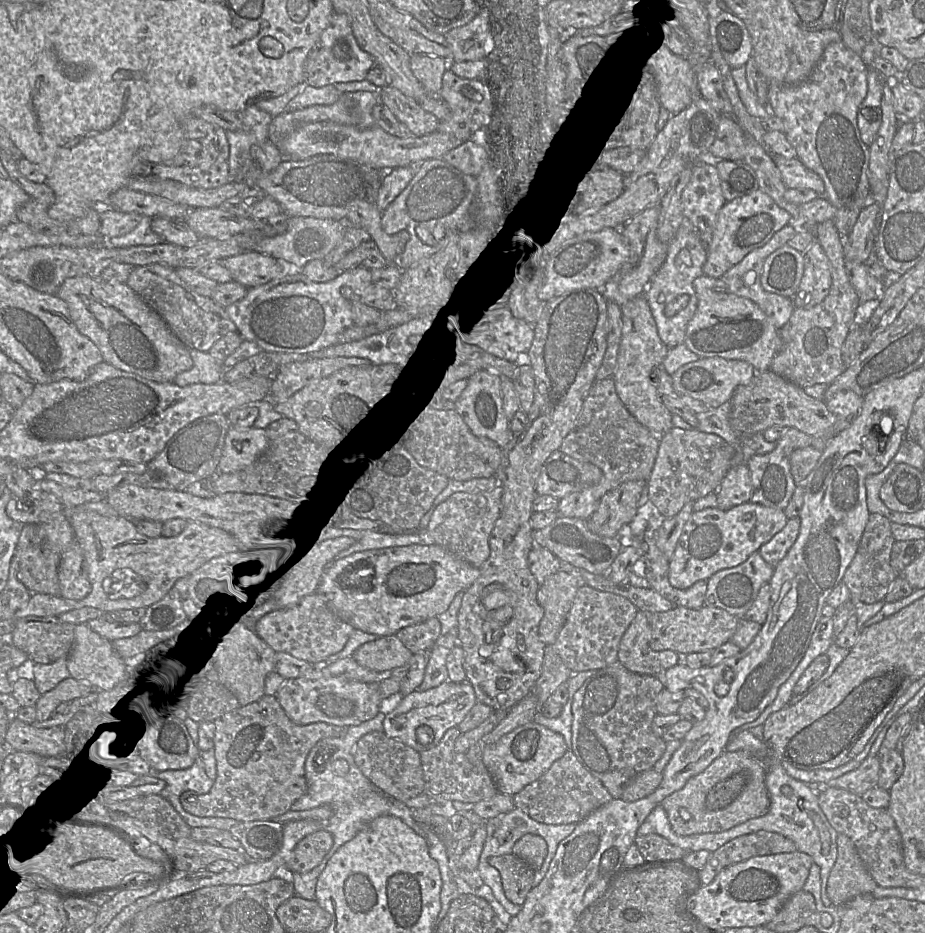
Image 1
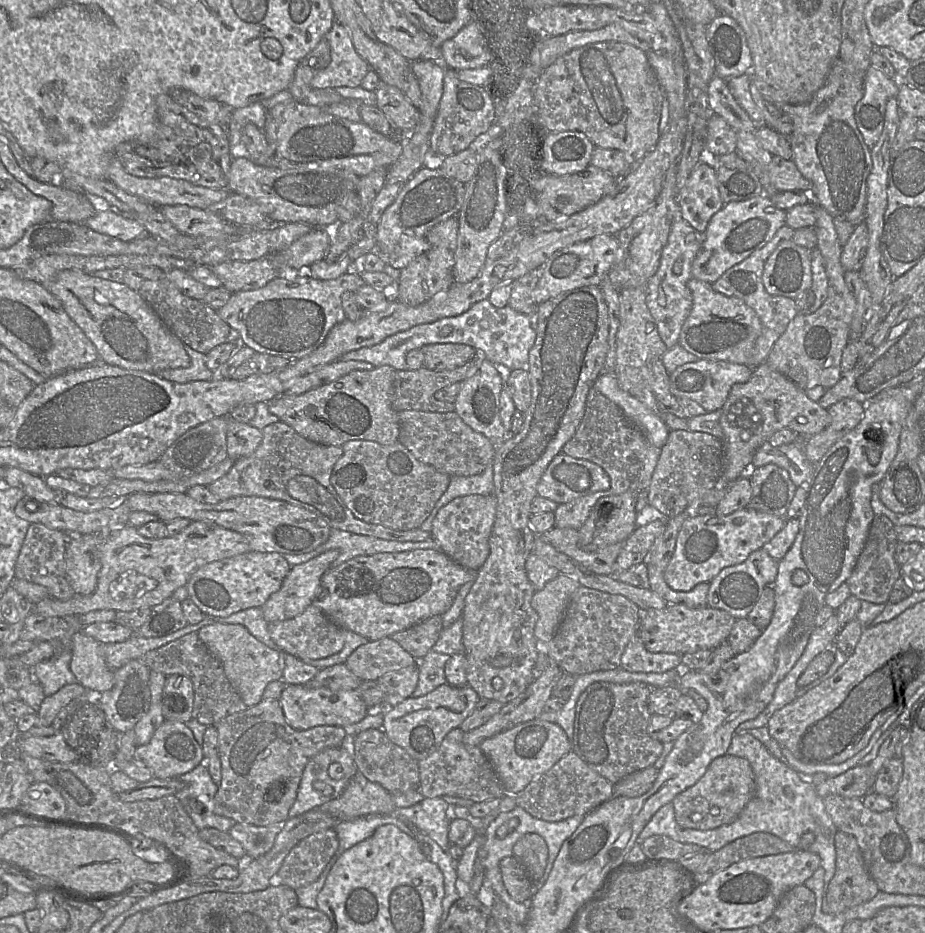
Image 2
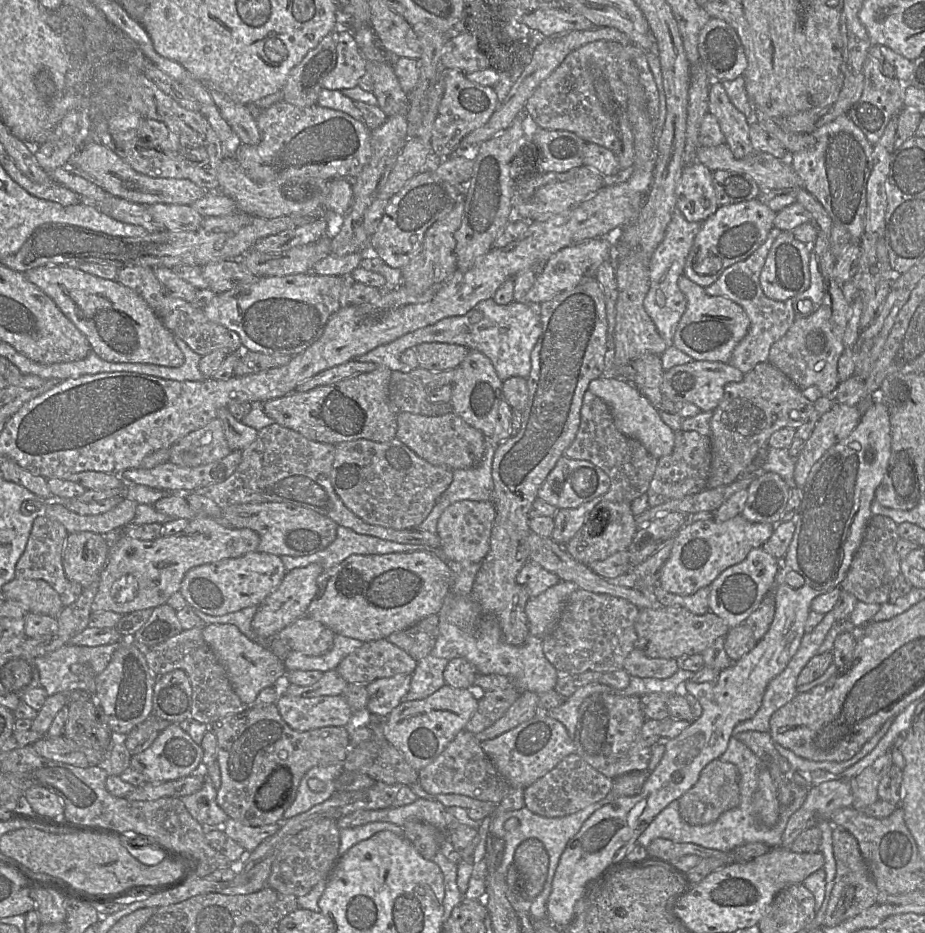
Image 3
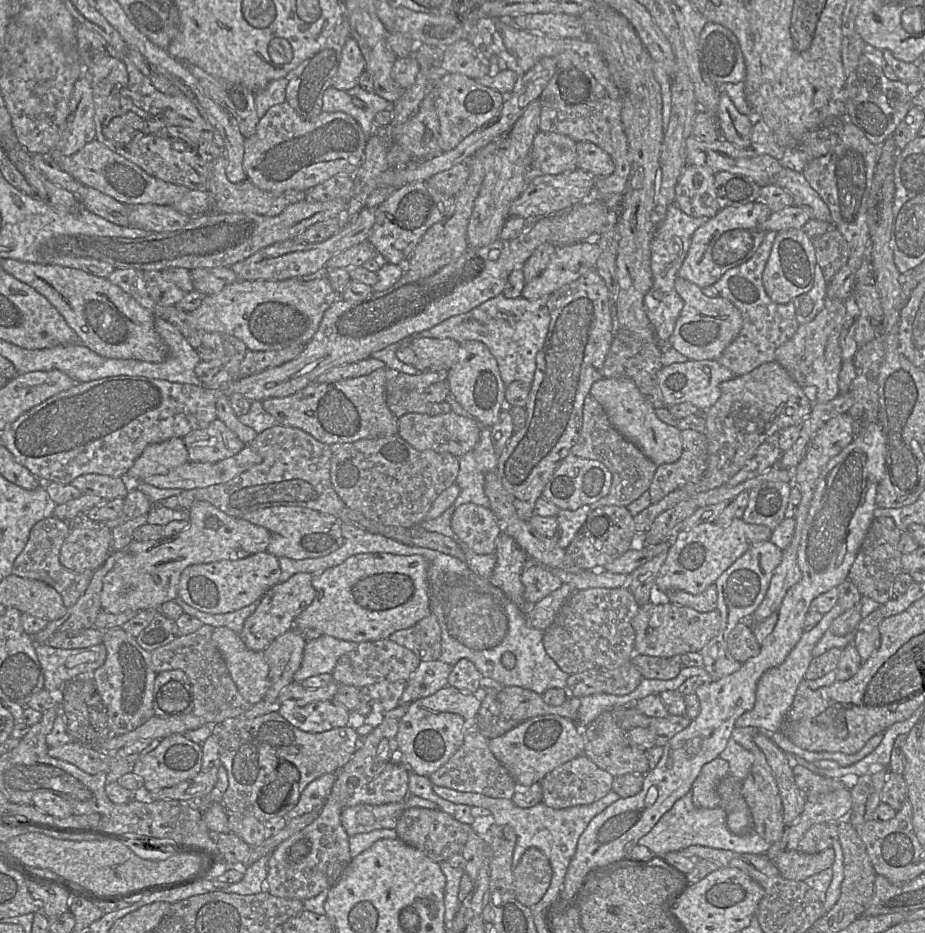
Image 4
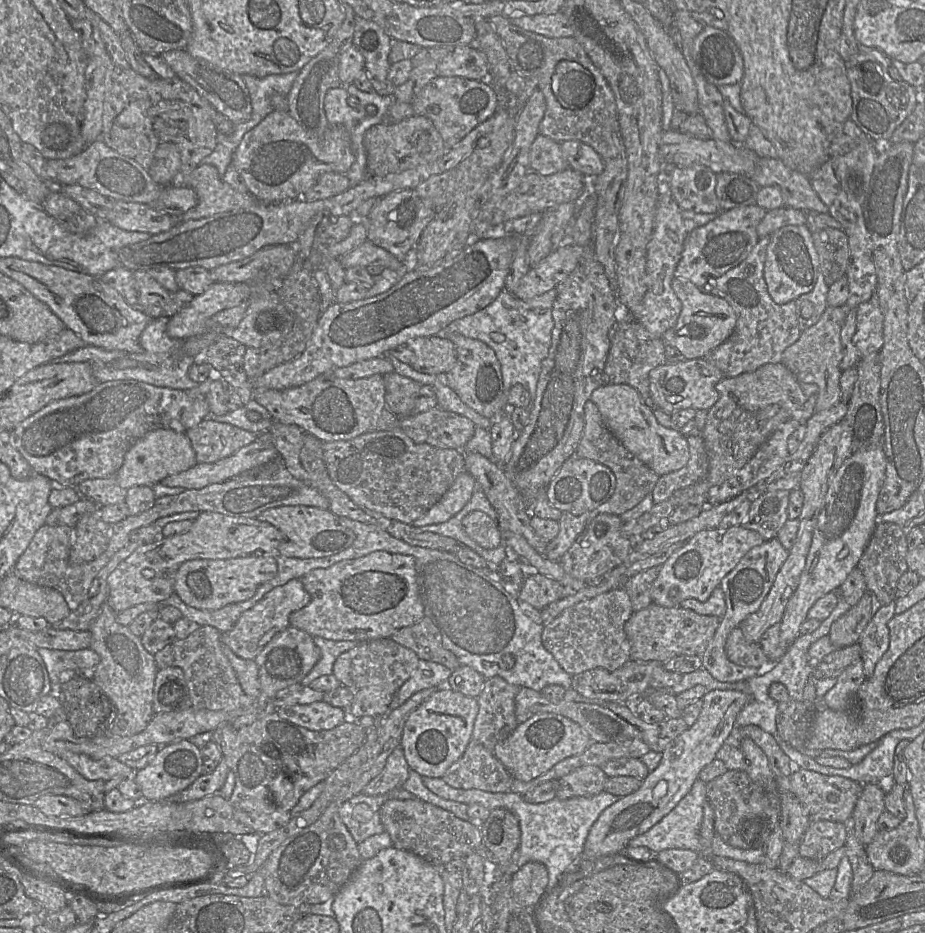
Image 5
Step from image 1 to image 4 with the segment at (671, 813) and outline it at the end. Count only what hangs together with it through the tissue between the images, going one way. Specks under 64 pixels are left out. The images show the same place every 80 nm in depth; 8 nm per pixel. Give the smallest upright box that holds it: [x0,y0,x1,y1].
[692,757,729,808]

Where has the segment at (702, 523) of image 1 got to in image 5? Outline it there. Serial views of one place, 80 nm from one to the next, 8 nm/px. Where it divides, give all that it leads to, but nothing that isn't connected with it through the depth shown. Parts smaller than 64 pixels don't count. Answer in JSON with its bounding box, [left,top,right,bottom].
[651,525,764,607]

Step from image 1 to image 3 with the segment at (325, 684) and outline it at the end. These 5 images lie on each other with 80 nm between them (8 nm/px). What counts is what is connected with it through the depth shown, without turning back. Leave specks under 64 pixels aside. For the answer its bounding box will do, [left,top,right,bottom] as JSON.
[276,694,354,732]

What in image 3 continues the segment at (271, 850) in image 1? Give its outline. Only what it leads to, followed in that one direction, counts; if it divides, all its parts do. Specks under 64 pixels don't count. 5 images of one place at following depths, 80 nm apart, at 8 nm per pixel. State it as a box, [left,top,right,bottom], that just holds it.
[224,818,280,853]

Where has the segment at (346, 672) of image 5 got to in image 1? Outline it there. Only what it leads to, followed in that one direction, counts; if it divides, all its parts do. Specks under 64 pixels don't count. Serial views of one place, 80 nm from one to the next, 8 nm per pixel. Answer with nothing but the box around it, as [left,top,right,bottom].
[352,635,412,672]

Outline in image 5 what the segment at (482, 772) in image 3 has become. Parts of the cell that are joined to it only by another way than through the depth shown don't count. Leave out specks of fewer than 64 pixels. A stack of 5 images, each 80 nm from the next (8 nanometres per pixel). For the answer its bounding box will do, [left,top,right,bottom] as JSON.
[442,740,514,793]

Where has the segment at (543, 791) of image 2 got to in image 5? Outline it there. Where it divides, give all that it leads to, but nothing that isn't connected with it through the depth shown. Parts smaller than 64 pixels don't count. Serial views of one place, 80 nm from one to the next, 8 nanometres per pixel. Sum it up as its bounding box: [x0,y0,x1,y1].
[556,766,608,800]

